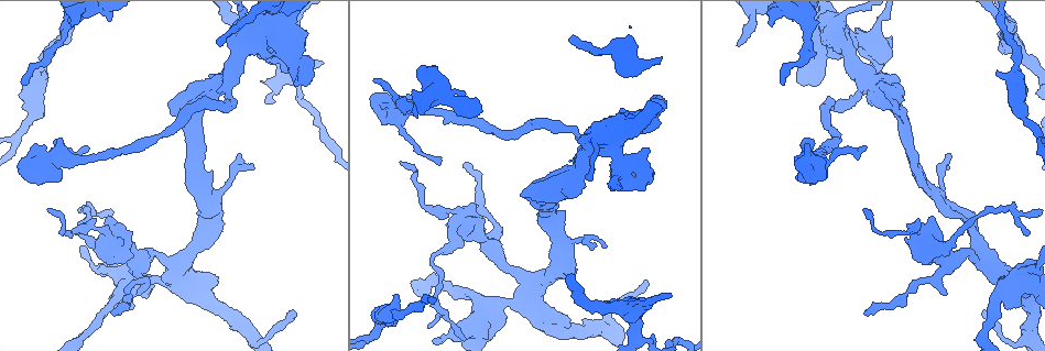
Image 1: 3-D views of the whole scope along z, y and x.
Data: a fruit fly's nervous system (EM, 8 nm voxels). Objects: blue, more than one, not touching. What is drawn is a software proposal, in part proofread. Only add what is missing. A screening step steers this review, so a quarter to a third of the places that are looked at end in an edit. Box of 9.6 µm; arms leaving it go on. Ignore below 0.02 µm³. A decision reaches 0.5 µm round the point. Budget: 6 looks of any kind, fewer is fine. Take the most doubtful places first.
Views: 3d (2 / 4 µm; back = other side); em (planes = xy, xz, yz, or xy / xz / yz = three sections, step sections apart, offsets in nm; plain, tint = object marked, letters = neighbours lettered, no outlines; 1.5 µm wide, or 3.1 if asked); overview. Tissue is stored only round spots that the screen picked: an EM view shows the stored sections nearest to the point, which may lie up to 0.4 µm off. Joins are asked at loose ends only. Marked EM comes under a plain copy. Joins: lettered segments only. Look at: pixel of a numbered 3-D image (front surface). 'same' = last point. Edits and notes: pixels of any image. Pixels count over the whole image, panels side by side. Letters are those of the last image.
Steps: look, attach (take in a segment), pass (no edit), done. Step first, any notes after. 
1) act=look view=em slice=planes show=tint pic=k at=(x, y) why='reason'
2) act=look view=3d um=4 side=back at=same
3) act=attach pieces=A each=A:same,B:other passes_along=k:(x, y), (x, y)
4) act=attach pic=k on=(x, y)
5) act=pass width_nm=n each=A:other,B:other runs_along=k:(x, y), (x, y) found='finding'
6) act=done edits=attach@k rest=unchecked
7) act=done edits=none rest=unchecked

act=look view=em slice=planes show=letters pic=1 at=(771, 23) why='branch stops here'

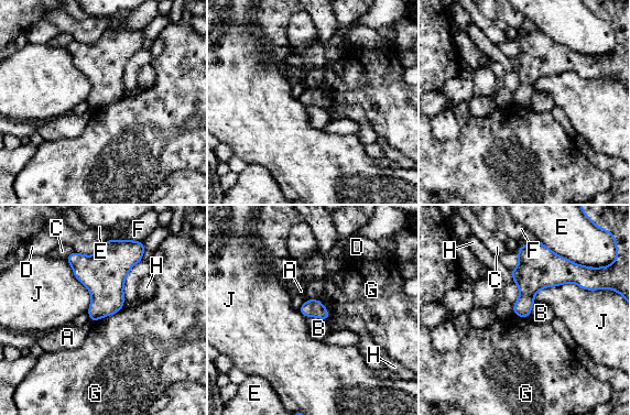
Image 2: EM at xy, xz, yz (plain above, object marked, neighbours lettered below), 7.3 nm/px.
act=pass longest_contact=J:480nm each=A:other,B:other,C:other,D:other,E:other,F:other,G:other,H:other,J:other border=2:(123, 307), (93, 323) found='none of them fits'

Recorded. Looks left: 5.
act=look view=em slice=planes show=letters pic=1 at=(577, 196)

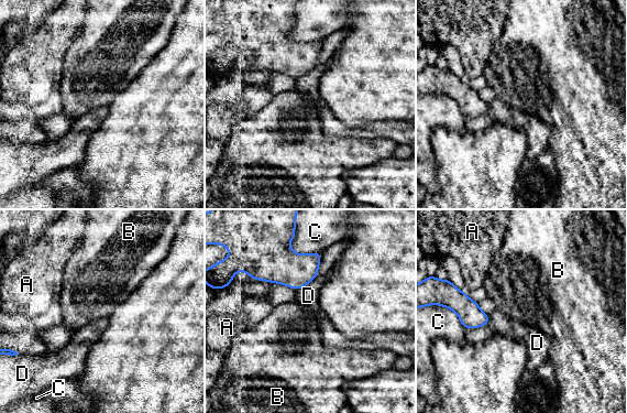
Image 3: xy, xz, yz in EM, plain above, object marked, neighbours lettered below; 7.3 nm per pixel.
act=pass each=A:other,B:other,C:other,D:other border=3:(317, 274), (297, 290) found='no lettered segment goes on from it'

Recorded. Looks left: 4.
act=look view=3d um=4 pic=1 at=(946, 295)

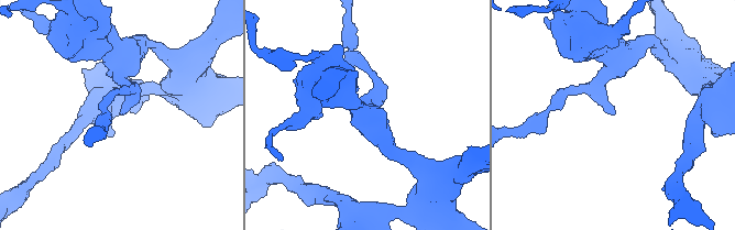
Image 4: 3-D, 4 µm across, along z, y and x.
act=look view=em slice=xz step=8 show=letters pic=4 at=(120, 112)

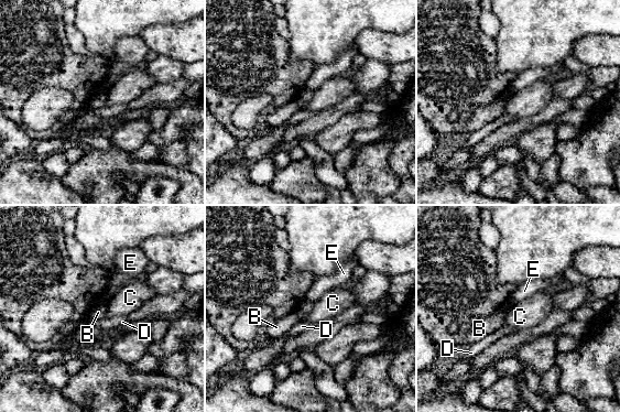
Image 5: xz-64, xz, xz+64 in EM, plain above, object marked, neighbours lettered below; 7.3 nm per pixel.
act=look view=em slice=planes show=letters at=same why='another direction'

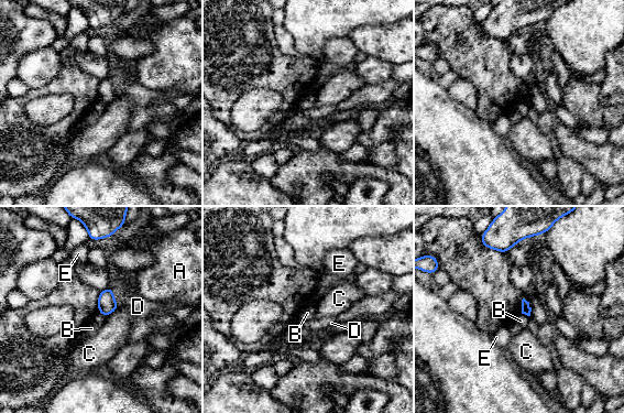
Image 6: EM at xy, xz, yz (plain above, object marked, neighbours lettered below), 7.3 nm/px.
act=pass each=A:other,B:other,C:other,D:other,E:other border=6:(521, 313), (528, 316) found='no lettered segment goes on from it'

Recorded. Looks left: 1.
act=done edits=none rest=unchecked

